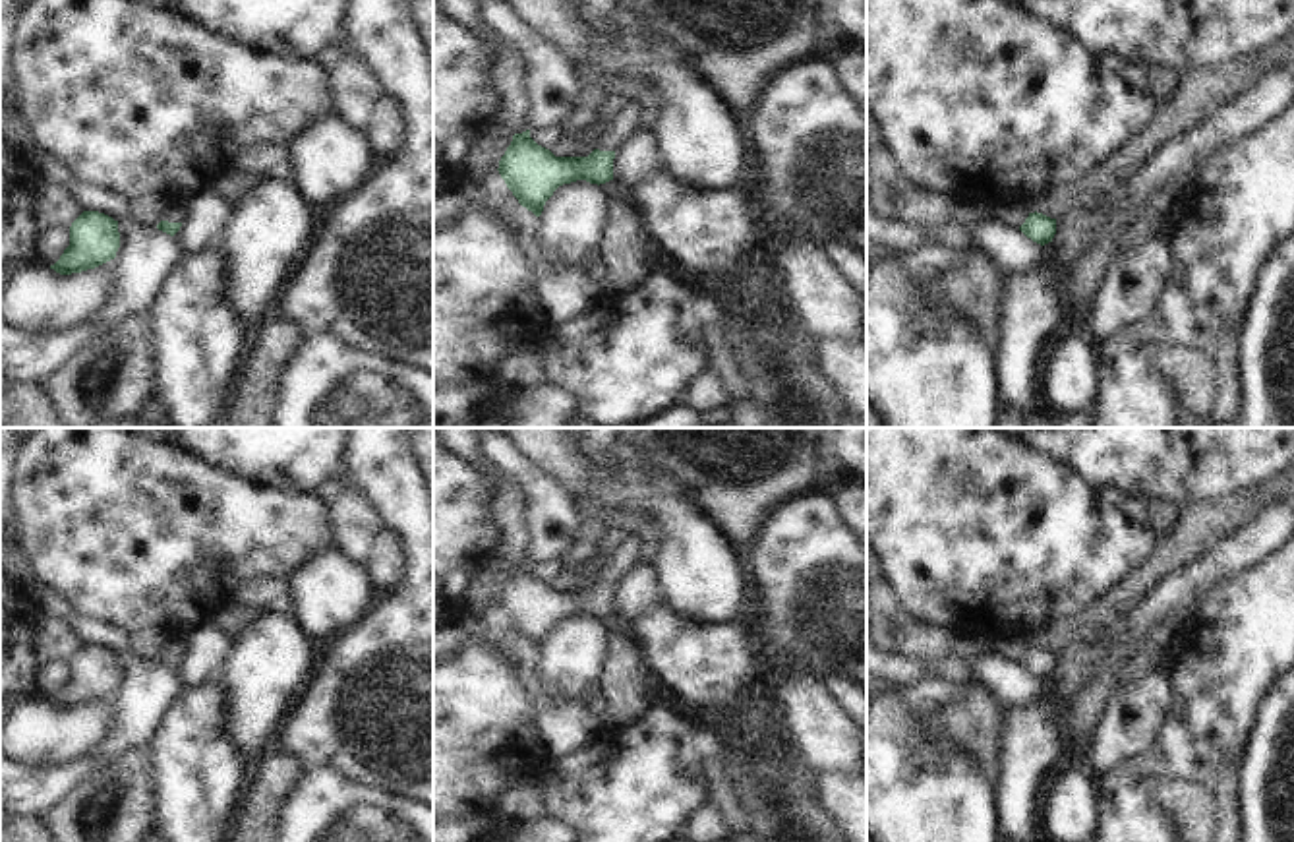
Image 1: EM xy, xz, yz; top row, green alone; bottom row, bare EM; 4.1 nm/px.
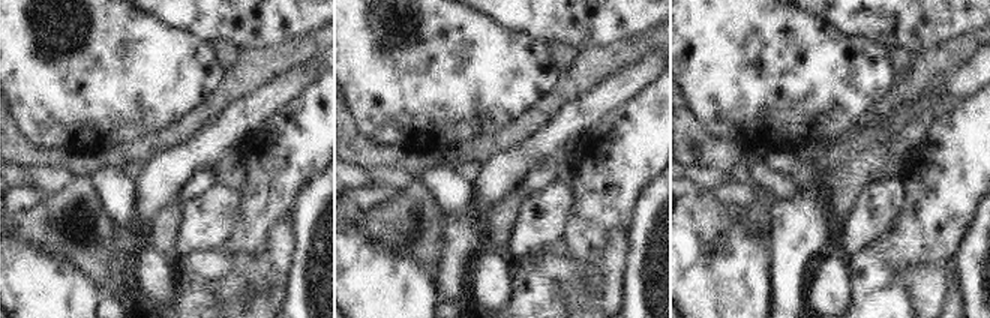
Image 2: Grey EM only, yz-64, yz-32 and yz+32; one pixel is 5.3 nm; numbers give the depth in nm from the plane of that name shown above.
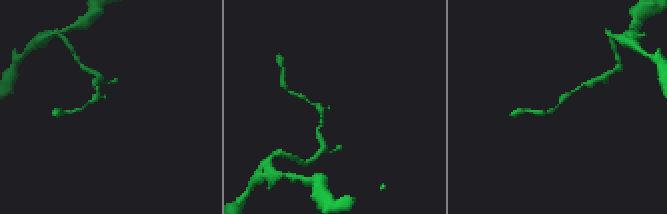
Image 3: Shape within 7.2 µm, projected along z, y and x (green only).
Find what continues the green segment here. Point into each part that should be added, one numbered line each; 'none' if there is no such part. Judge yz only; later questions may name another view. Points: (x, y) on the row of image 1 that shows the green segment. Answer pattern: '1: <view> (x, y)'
1: yz (1012, 215)

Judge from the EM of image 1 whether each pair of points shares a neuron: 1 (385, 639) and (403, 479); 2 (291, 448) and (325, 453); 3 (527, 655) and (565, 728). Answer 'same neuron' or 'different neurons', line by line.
1: same neuron
2: same neuron
3: same neuron

